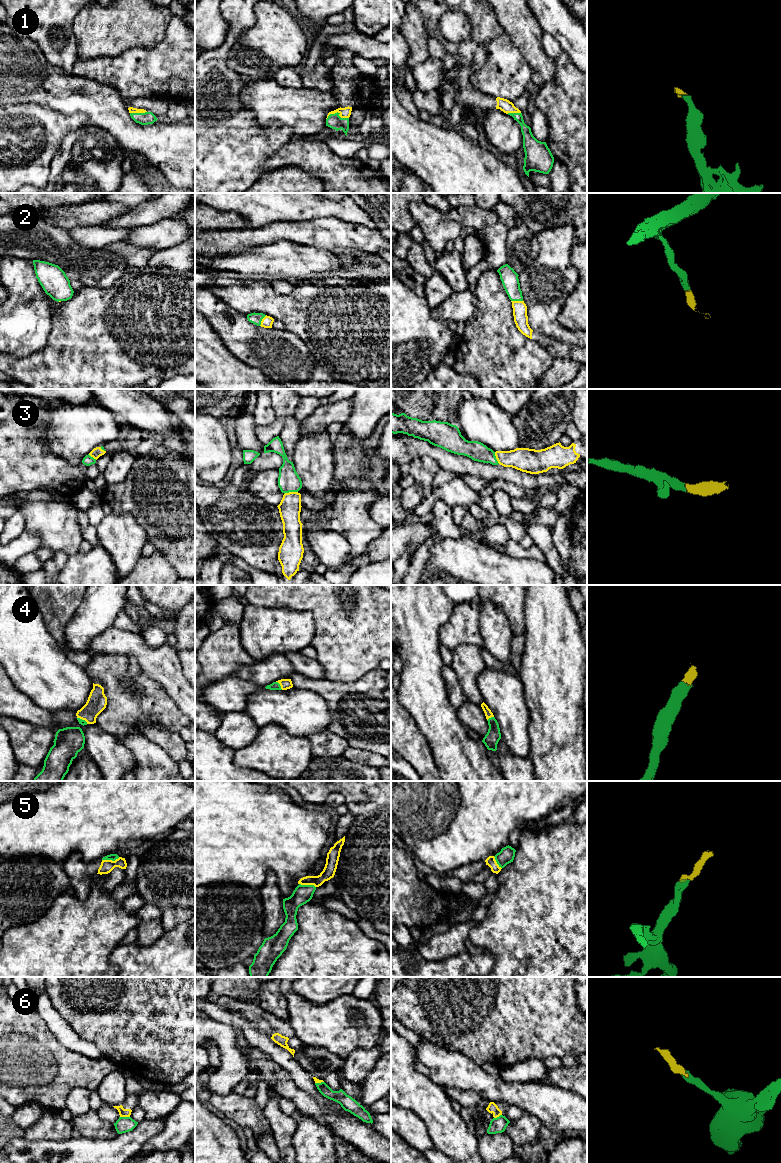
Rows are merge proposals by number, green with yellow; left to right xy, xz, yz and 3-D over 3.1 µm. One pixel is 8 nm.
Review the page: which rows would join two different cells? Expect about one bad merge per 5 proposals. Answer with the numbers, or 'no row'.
6

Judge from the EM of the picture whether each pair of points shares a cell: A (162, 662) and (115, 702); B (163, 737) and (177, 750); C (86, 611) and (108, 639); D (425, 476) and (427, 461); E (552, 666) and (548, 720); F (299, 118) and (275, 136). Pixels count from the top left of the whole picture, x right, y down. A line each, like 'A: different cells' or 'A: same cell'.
A: different cells
B: same cell
C: different cells
D: different cells
E: same cell
F: different cells

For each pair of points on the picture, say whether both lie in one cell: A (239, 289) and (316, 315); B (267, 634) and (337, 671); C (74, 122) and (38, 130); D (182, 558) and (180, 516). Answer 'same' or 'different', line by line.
A: same
B: different
C: same
D: same

